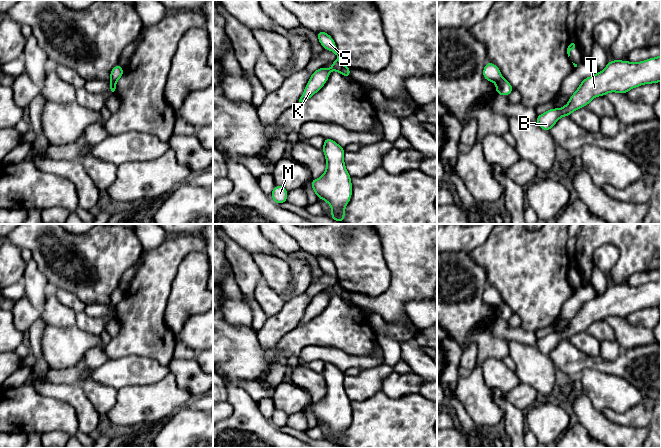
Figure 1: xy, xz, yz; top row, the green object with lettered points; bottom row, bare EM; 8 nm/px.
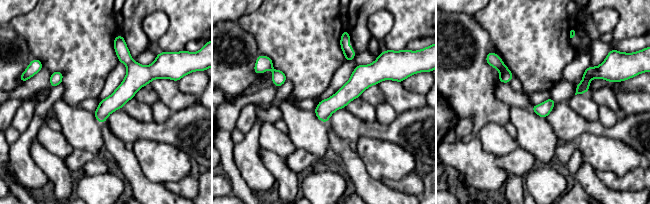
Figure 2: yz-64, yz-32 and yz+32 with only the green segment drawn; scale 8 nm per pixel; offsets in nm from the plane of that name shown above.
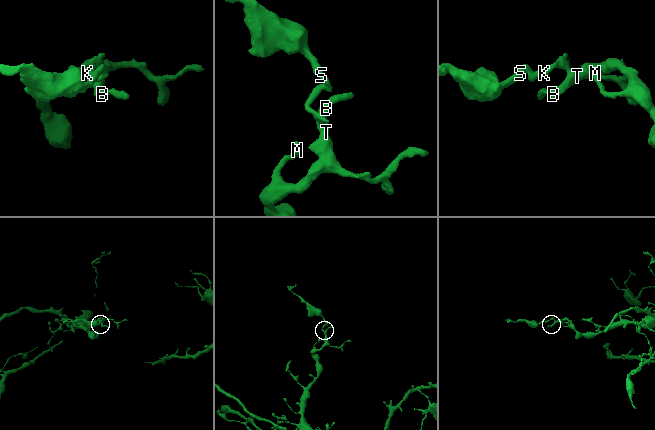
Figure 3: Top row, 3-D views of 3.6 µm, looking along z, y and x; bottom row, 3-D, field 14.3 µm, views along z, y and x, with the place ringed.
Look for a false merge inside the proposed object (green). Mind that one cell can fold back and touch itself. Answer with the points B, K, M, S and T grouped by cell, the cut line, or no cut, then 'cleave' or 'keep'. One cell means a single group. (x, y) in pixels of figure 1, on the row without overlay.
groups B K M T / S; cut yz (502, 301), (496, 307); cleave

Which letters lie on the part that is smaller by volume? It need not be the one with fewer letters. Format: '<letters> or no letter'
S

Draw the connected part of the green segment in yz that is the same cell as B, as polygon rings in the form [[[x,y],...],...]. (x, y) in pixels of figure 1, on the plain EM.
[[[661,279],[641,286],[610,285],[603,295],[583,303],[564,331],[553,332],[538,339],[536,347],[543,354],[550,355],[561,341],[570,340],[597,320],[604,320],[609,316],[626,318],[635,311],[660,305]]]

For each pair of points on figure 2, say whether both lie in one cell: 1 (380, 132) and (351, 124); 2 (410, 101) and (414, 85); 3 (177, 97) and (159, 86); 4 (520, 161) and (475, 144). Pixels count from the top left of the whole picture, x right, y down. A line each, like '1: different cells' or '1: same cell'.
1: same cell
2: different cells
3: same cell
4: same cell

